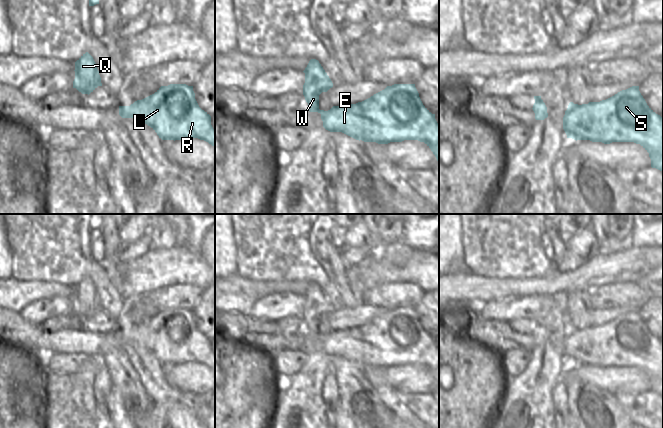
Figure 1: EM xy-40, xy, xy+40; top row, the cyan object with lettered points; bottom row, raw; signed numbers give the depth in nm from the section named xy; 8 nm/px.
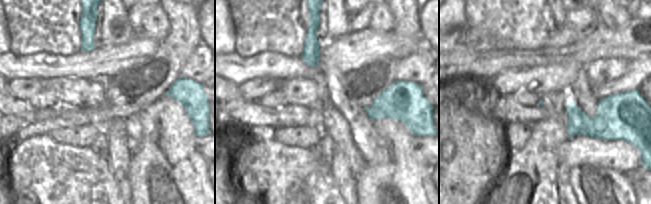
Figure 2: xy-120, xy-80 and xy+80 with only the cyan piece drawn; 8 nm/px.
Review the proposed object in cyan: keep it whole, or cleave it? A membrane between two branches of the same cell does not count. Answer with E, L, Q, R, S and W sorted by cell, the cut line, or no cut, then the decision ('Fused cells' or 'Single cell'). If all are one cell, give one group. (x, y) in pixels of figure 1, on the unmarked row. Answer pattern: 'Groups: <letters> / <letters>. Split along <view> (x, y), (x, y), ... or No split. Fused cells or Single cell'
Groups: E L R S / Q W. Split along xy (321, 334), (320, 337). Fused cells

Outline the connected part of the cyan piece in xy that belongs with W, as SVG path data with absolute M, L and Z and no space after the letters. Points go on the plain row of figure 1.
M311 283L303 296L305 297L303 319L309 329L309 335L321 337L319 319L332 312L333 307L316 283Z

